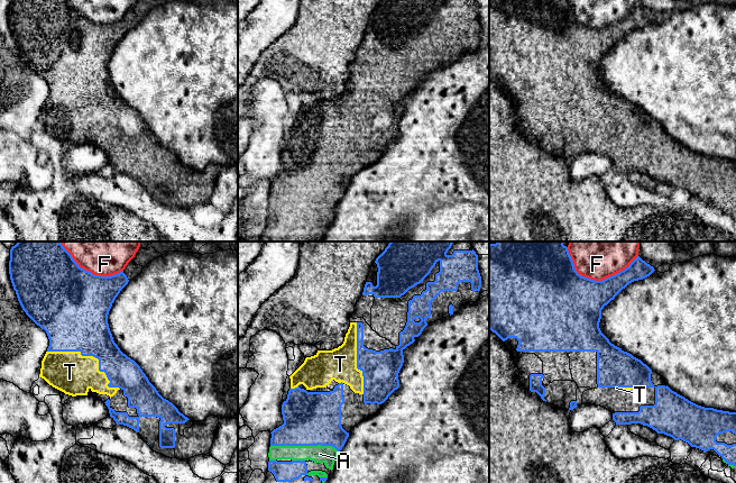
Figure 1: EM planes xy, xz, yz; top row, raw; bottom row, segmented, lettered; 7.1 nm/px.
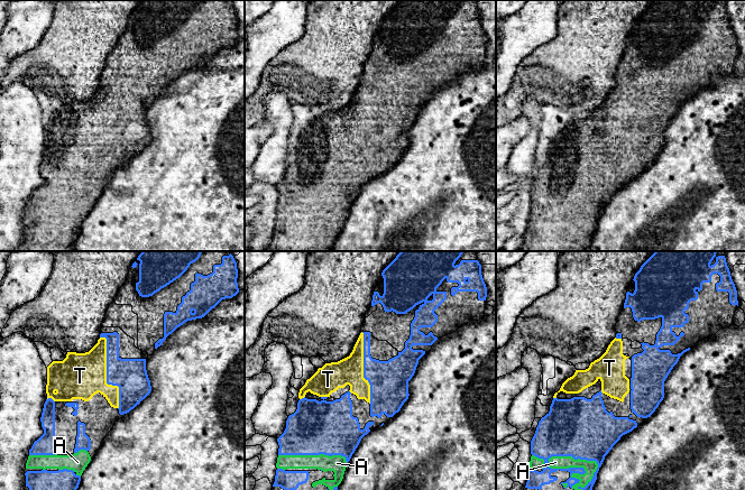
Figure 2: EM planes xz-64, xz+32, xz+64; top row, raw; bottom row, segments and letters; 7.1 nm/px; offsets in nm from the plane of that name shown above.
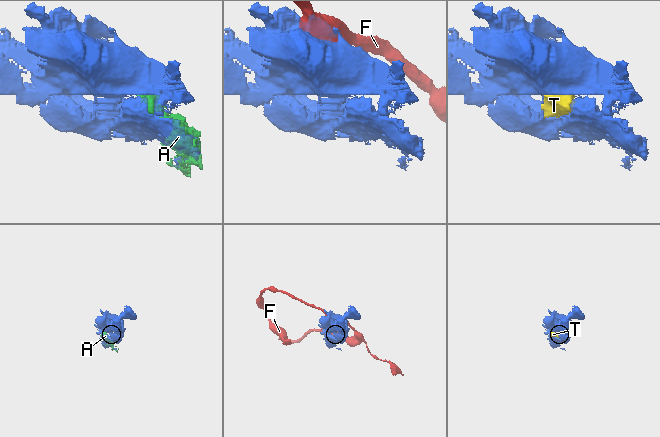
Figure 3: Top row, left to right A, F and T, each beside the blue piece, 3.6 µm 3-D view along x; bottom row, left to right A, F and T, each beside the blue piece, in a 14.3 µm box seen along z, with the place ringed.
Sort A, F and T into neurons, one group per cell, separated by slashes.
A T / F

